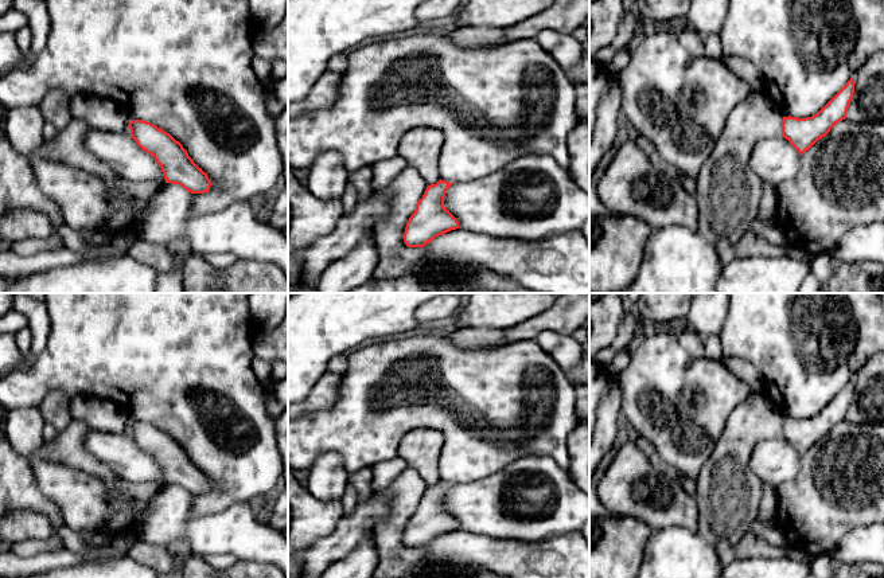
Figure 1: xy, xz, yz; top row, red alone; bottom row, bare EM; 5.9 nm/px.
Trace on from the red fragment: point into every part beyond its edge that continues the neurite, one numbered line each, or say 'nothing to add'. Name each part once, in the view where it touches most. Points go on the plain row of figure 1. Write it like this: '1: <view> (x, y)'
nothing to add

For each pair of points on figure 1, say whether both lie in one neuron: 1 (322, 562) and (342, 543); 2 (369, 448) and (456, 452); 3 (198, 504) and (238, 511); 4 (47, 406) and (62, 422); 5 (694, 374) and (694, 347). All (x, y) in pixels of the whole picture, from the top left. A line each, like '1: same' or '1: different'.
1: same
2: same
3: different
4: same
5: different

